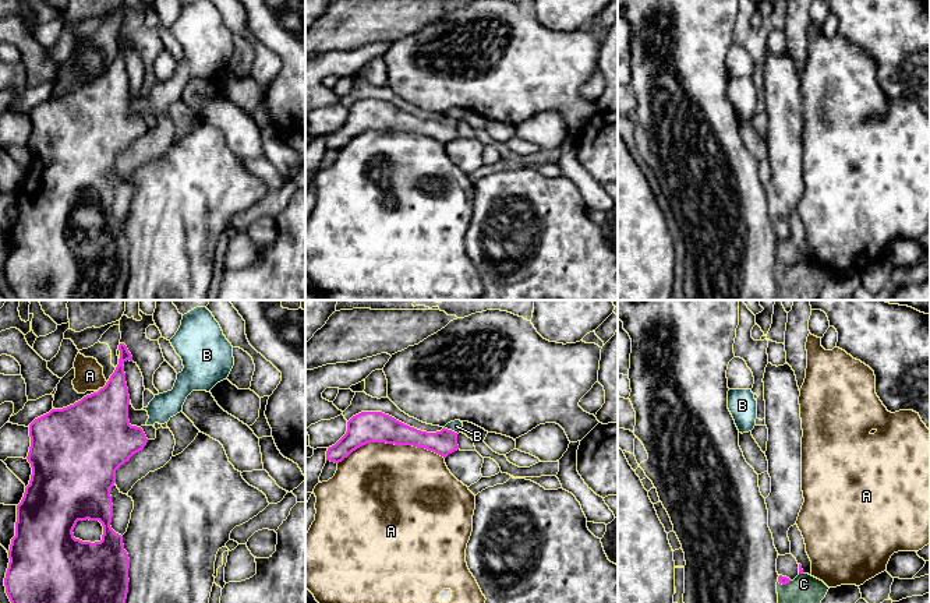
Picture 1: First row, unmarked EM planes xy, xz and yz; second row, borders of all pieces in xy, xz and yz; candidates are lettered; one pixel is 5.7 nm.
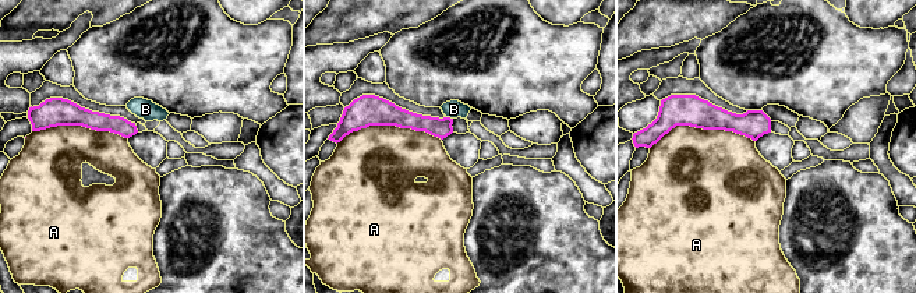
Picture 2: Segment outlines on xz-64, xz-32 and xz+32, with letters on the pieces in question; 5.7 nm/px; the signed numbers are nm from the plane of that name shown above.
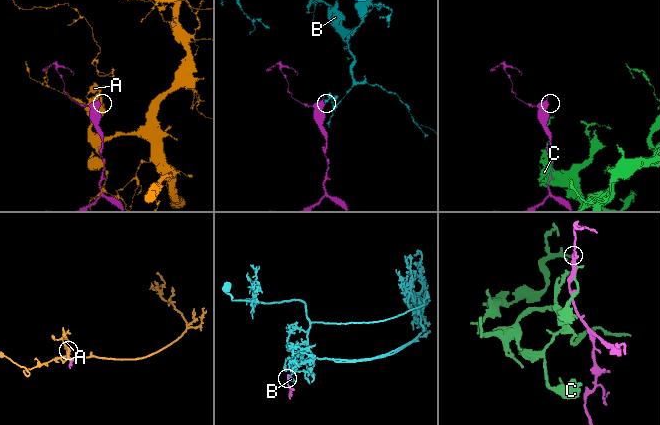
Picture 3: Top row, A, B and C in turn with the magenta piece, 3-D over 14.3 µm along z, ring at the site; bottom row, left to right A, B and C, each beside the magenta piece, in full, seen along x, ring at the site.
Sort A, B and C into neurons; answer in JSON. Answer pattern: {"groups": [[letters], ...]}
{"groups": [["A"], ["B"], ["C"]]}

